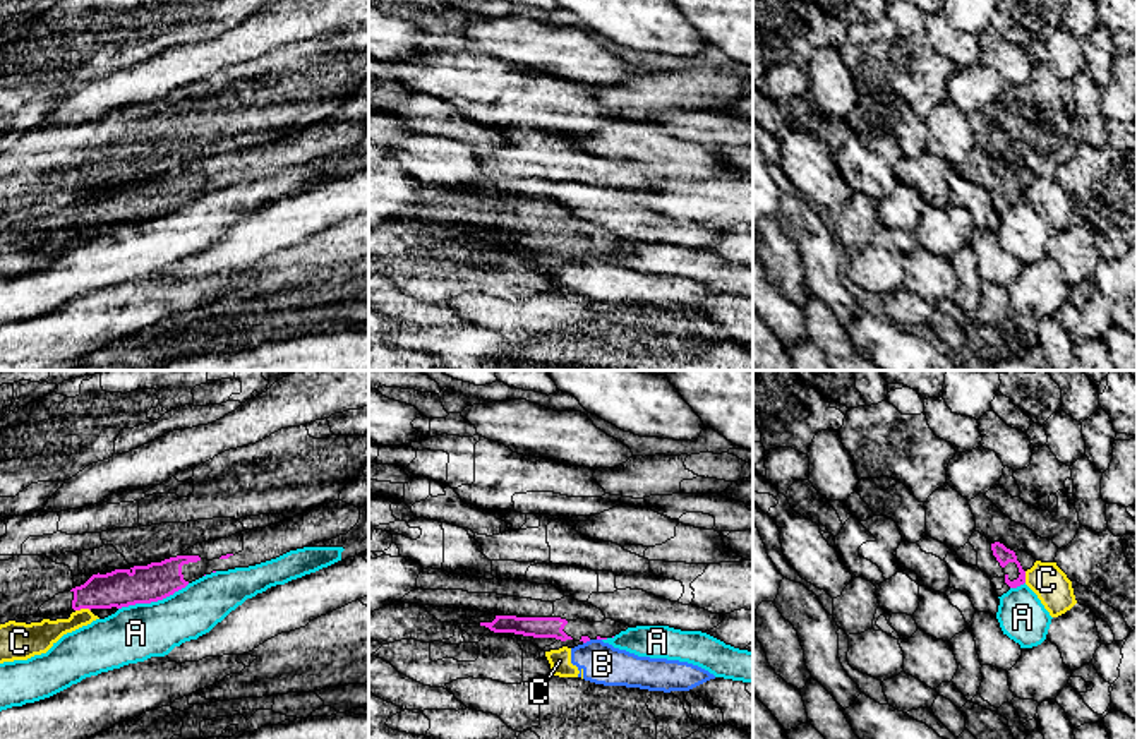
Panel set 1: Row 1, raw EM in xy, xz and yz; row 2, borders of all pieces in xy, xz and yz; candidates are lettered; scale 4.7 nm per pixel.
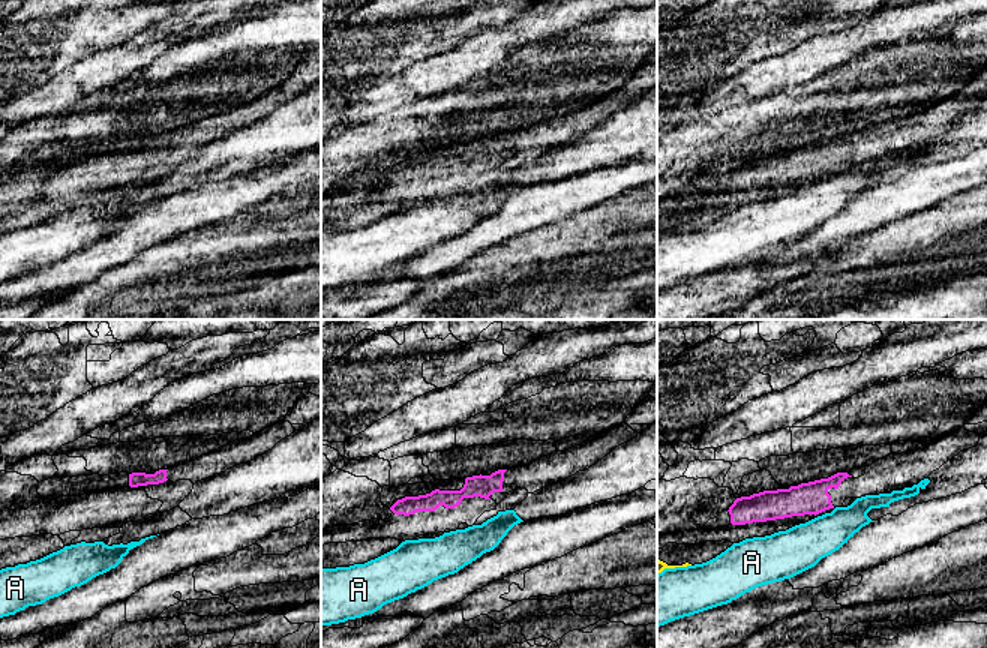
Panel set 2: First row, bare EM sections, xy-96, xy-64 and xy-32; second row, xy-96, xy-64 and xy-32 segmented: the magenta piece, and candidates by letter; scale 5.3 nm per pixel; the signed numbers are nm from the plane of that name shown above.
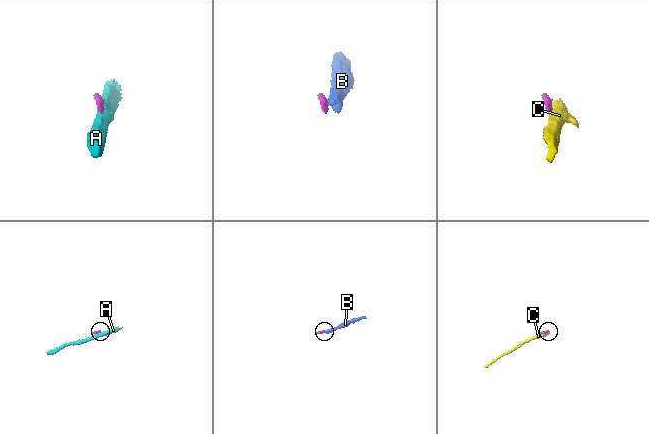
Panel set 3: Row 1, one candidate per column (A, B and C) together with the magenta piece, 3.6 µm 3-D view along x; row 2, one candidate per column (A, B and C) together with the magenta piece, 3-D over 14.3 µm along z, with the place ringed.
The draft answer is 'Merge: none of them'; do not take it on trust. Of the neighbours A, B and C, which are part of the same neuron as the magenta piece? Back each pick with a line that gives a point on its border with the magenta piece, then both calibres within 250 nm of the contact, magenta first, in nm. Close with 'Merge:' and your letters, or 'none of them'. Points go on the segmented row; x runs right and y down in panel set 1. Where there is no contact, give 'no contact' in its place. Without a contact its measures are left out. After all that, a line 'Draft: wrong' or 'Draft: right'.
Merge: none of them
Draft: right

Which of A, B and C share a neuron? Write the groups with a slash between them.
A / B C

